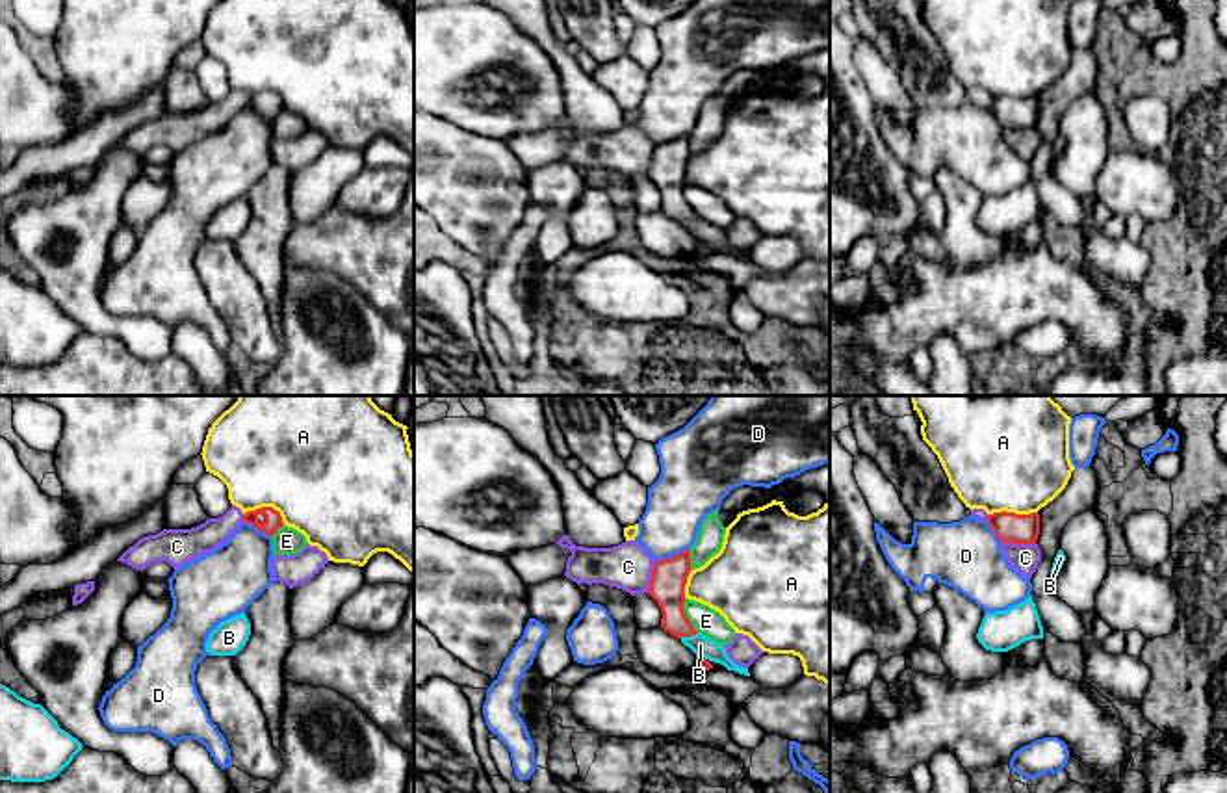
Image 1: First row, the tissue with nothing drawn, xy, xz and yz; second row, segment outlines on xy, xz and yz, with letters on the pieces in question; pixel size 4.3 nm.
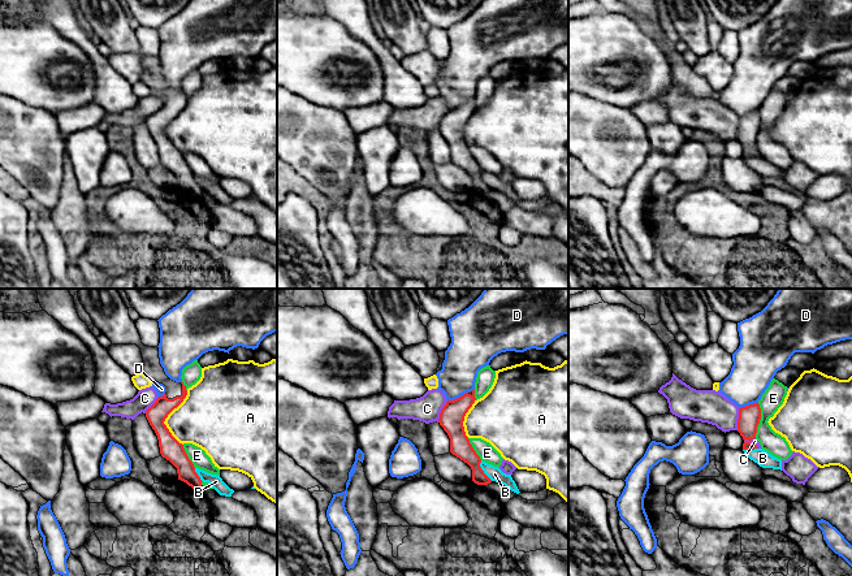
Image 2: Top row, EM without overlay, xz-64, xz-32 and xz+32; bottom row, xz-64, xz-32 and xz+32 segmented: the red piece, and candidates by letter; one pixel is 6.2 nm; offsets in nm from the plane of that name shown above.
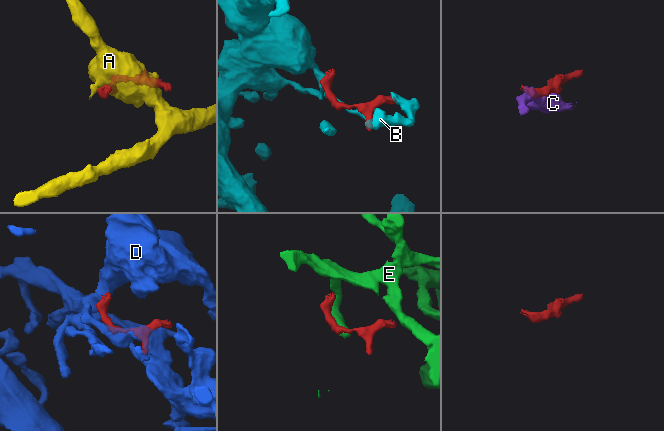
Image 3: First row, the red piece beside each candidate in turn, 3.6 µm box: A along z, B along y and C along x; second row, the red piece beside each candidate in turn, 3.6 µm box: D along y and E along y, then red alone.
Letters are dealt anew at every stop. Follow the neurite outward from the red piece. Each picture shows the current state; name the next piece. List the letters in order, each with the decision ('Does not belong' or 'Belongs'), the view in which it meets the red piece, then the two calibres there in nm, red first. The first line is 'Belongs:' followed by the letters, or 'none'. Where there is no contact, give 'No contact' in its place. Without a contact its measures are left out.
Belongs: C
A: Does not belong. Touches red in xy. Thickness 80 nm (red) against 460 nm
B: Does not belong. Touches red in xz. Thickness 160 nm (red) against 90 nm
C: Belongs. Touches red in yz. Thickness 130 nm (red) against 130 nm
D: Does not belong. Touches red in xz. Thickness 160 nm (red) against 260 nm
E: Does not belong. Touches red in xz. Thickness 160 nm (red) against 120 nm

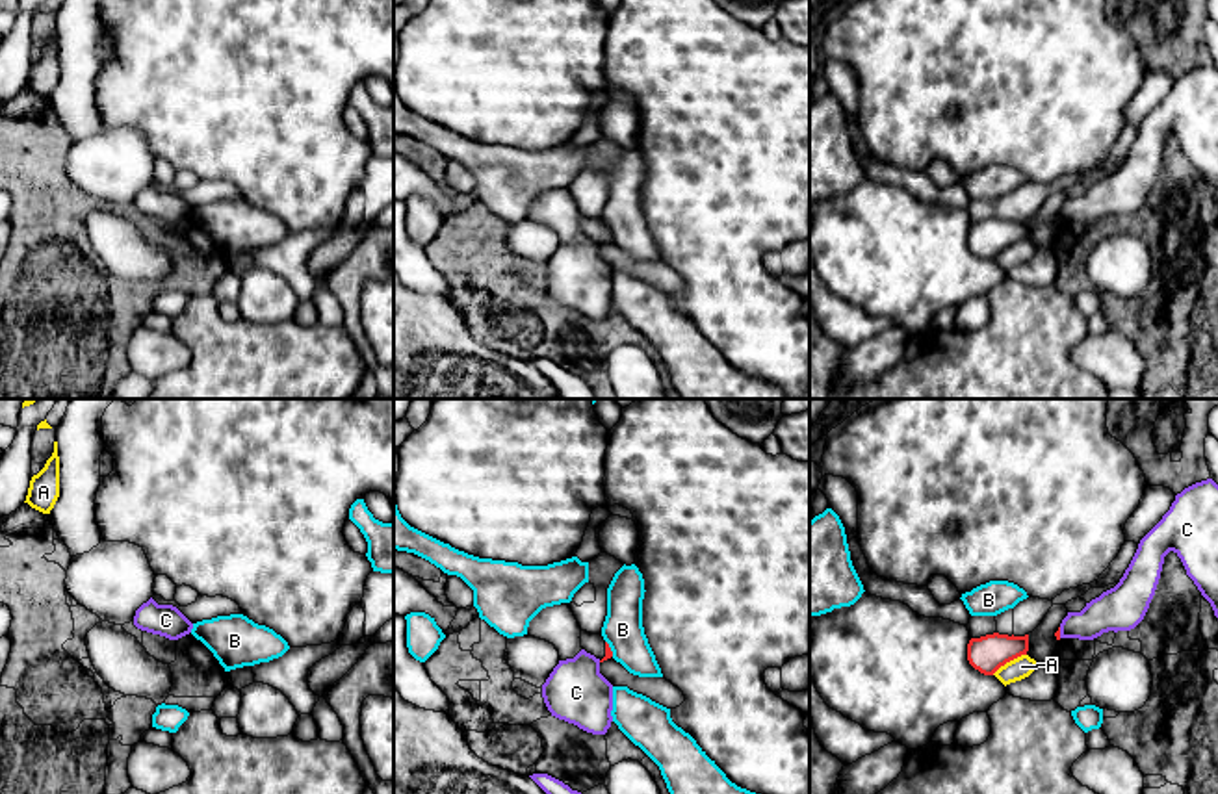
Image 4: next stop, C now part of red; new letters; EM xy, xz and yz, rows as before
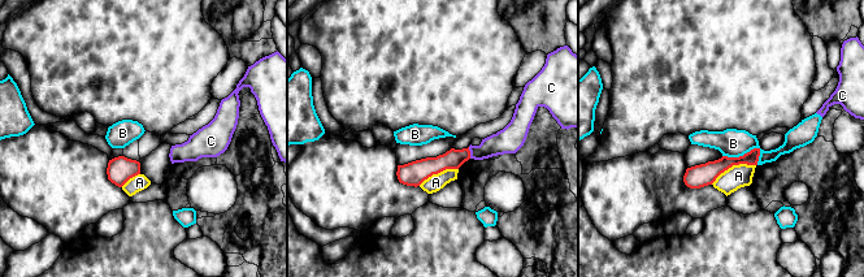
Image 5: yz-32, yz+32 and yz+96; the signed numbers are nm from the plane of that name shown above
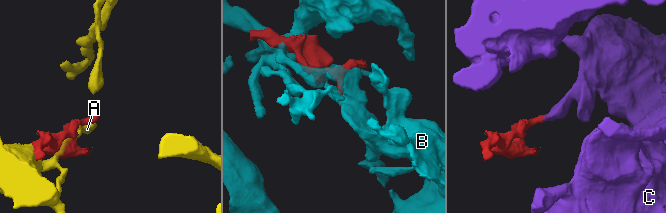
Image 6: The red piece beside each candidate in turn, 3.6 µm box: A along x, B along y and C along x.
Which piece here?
Belongs: none
A: Does not belong. Touches red in yz. Thickness 160 nm (red) against 90 nm
B: Does not belong. Touches red in xz. Thickness 30 nm (red) against 180 nm
C: Does not belong. Touches red in yz. Thickness 20 nm (red) against 170 nm

